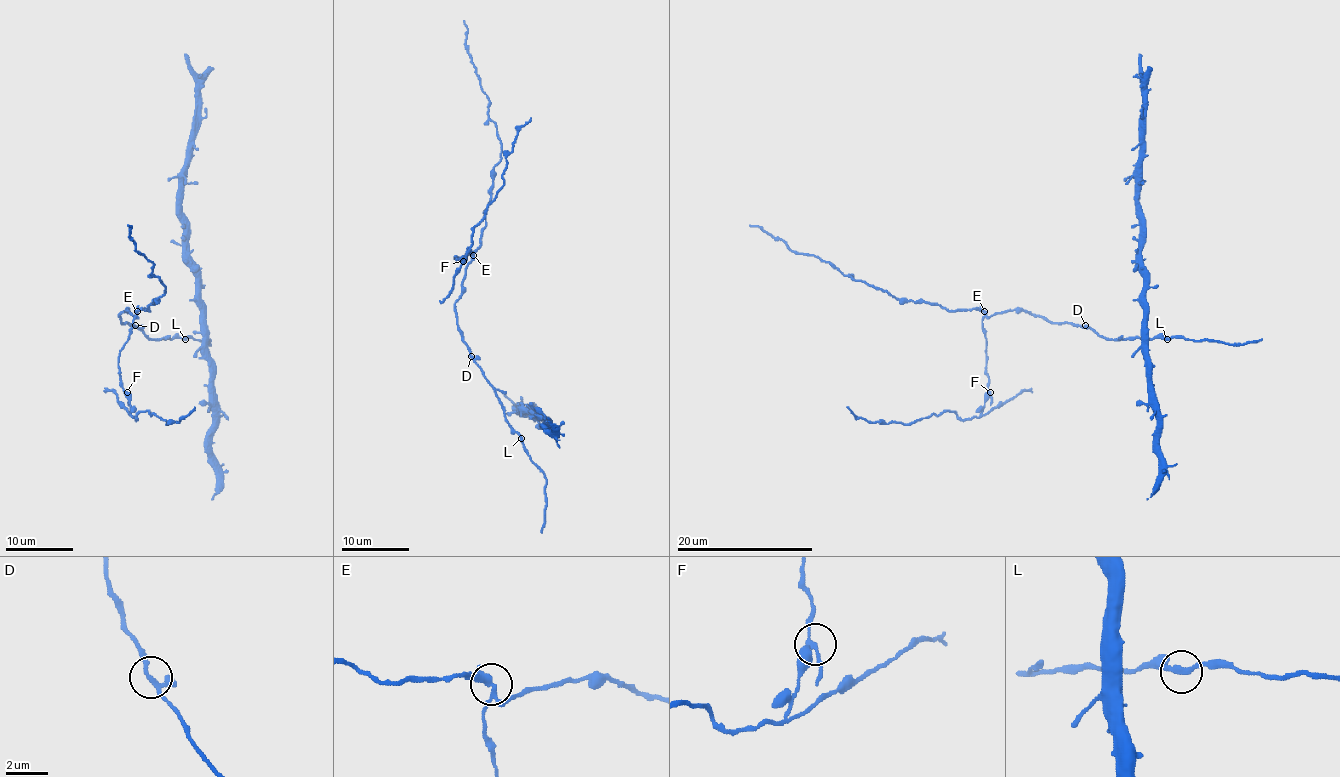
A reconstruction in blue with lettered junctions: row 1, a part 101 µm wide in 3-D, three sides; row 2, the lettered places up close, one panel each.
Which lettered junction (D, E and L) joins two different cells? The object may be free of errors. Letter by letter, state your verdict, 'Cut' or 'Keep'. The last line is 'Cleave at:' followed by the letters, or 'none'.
D: Keep
E: Cut
L: Keep
Cleave at: E

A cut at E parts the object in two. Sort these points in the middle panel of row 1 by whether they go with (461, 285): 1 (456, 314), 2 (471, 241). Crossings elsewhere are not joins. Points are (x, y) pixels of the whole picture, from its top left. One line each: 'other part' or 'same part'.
1: same part
2: other part

